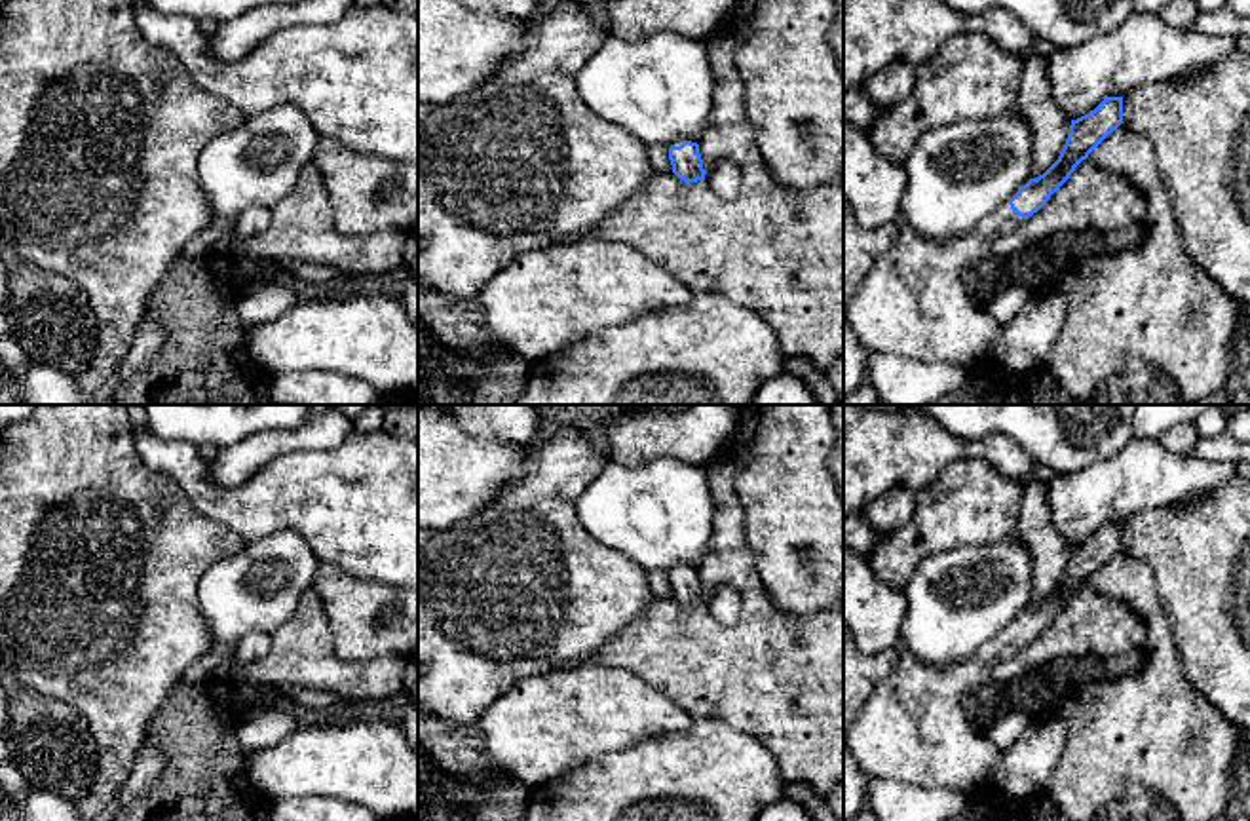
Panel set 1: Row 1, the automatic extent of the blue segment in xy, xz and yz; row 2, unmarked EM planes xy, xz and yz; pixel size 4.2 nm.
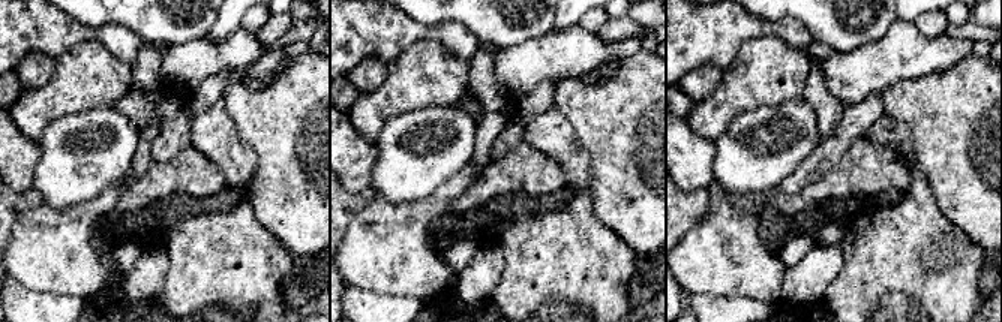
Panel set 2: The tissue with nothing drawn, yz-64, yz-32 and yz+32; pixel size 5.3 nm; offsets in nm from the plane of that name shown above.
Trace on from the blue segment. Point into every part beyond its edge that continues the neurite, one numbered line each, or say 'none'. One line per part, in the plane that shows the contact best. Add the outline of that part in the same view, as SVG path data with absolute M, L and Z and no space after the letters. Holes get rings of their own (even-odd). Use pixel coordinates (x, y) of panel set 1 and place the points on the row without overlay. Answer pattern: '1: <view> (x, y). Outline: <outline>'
1: yz (914, 728). Outline: M1005 629L973 658L938 667L919 663L908 648L899 646L895 671L880 682L845 735L864 779L965 794L990 781L999 751L975 730L965 696L992 684L990 667L1022 646Z

